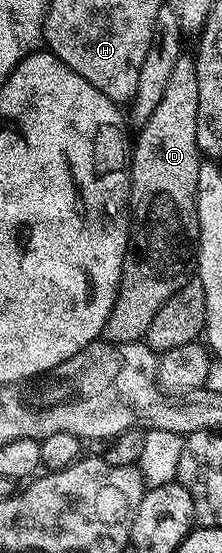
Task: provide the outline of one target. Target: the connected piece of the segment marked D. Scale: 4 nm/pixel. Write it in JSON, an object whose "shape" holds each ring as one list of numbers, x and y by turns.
{"shape":[[181,55,173,73,169,77,168,86,161,97,161,103,157,104,157,109,150,115,149,121,138,130,139,138,134,138,133,148,129,153,129,176,131,187,129,190,129,236,127,239,127,254,123,260,123,274,119,280,119,298,113,303,113,311,109,311,109,319,105,323,102,336,108,341,115,342,116,345,129,343,130,341,143,341,149,331,149,323,153,323,153,318,157,311,161,311,163,304,169,300,185,282,191,280,193,270,197,265,197,246,199,244,199,213,195,210,195,198,199,196,197,183,199,182,199,166,201,164,201,154,197,143,197,102,198,88,195,60,192,56]]}

